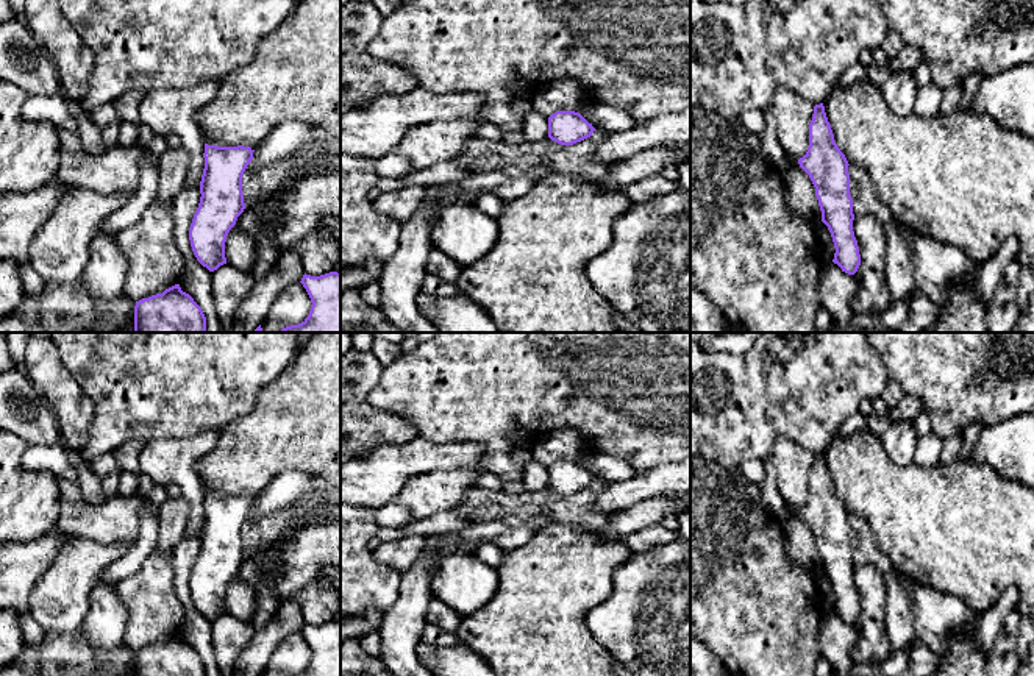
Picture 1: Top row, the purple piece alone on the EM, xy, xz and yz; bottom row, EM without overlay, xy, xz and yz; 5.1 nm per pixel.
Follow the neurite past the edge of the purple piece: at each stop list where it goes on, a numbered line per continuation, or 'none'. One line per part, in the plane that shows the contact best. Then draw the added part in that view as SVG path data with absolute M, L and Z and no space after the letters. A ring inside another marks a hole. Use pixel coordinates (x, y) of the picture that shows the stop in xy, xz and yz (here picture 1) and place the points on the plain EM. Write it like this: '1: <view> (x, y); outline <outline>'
none

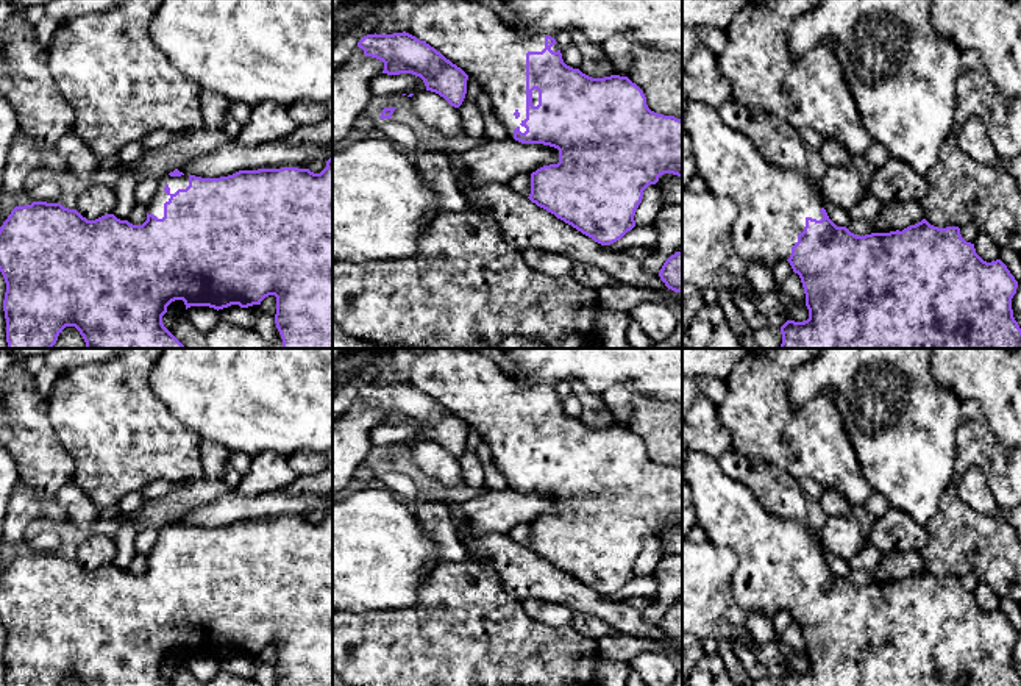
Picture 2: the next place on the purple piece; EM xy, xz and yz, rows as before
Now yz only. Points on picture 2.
1: yz (771, 552); outline M685 448L682 452L682 461L684 478L692 491L696 525L704 530L709 542L726 547L737 556L737 569L732 575L732 595L735 602L749 616L759 613L770 619L779 611L788 609L792 597L798 592L798 584L804 581L806 569L823 569L820 563L823 558L820 534L804 520L782 519L770 514L743 484L721 472L715 455Z

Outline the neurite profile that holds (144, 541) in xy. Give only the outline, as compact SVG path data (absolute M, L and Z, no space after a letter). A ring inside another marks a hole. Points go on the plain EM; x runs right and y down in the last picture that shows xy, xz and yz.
M147 528L141 533L137 533L134 539L134 547L137 555L148 555L148 552L153 548L156 541L156 531L153 528Z

